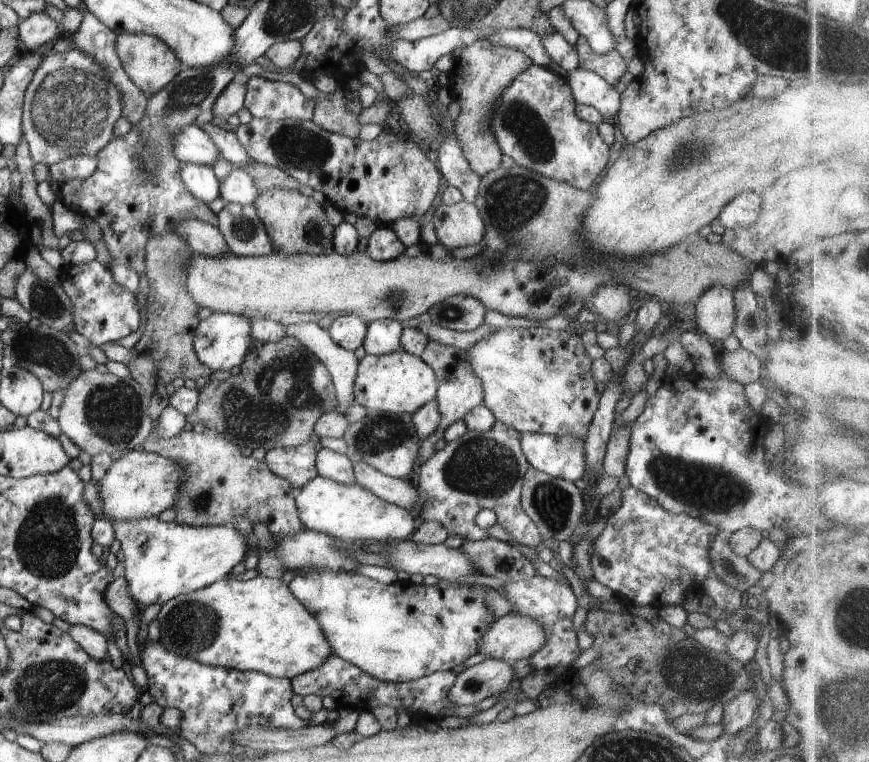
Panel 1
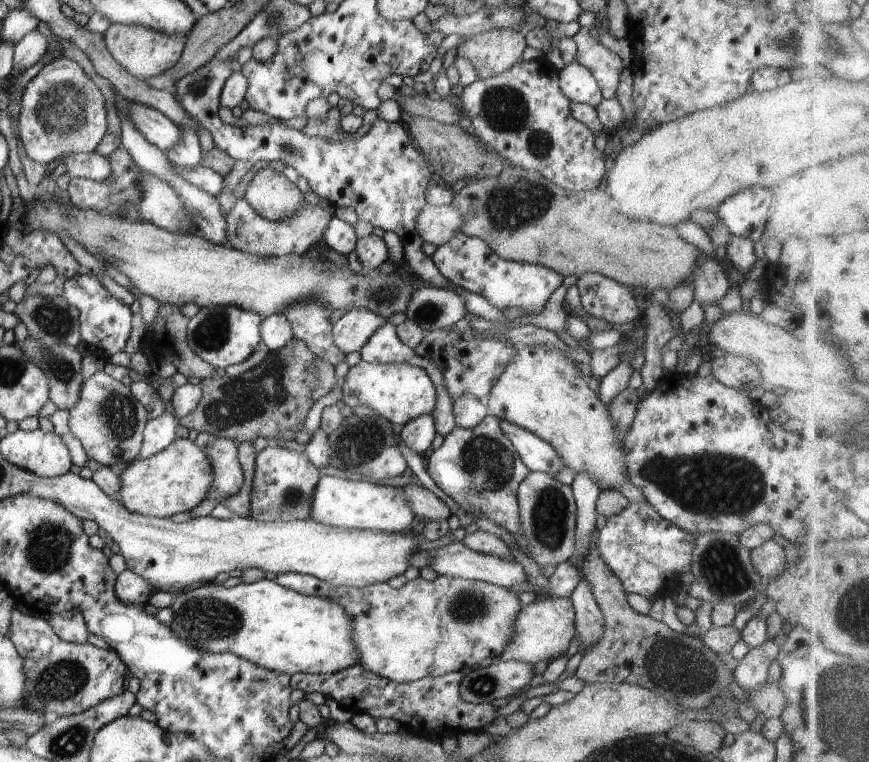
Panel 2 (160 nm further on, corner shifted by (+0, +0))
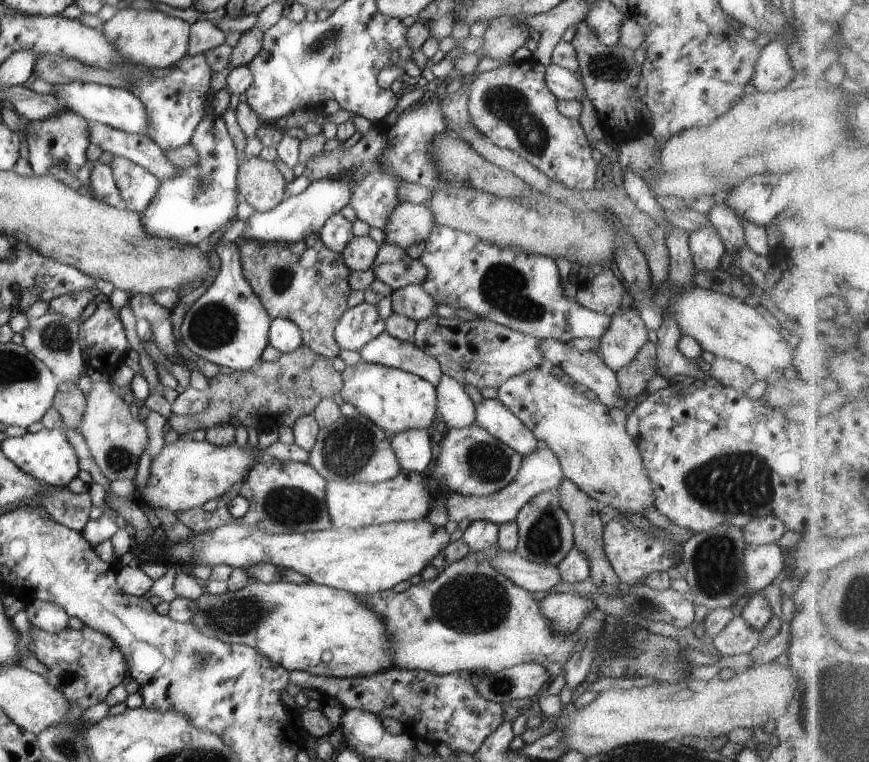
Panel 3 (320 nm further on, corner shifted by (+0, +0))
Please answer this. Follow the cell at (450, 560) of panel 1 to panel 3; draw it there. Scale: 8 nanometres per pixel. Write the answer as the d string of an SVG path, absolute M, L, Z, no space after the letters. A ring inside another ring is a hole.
M499 548L498 554L492 556L490 564L516 586L533 593L550 591L561 582L556 565L534 563L526 560L518 552L506 552Z

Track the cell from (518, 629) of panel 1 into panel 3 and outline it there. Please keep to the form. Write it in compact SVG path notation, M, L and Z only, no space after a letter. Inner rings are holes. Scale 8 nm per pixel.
M548 593L540 602L540 614L550 622L554 634L574 633L584 618L592 616L597 606L592 598L577 593Z

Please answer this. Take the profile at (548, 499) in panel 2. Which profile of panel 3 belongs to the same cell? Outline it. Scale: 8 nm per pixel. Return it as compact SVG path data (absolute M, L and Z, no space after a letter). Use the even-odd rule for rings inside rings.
M556 488L540 492L528 500L517 515L516 524L519 535L516 551L528 561L557 566L574 548L573 527L560 506L560 494Z

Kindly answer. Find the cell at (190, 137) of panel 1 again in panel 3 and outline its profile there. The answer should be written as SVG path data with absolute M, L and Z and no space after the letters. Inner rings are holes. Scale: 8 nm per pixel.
M72 82L72 84L60 84L56 86L54 97L64 100L66 108L78 112L78 116L128 132L128 134L142 134L146 136L148 130L148 112L144 104L140 102L138 96L134 96L129 90L122 88L110 88L102 84L82 84L82 82Z

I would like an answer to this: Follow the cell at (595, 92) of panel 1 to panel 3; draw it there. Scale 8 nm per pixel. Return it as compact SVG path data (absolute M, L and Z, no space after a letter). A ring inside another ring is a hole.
M550 65L546 68L546 83L548 90L559 100L576 100L580 102L582 98L588 98L586 86L582 82L580 74L570 72L566 68L557 65Z

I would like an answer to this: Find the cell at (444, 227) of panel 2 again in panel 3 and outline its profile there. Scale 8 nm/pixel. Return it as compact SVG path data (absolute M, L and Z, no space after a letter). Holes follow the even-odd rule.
M404 202L390 214L390 220L386 220L385 242L404 249L410 248L418 242L426 242L434 226L438 224L430 208Z

